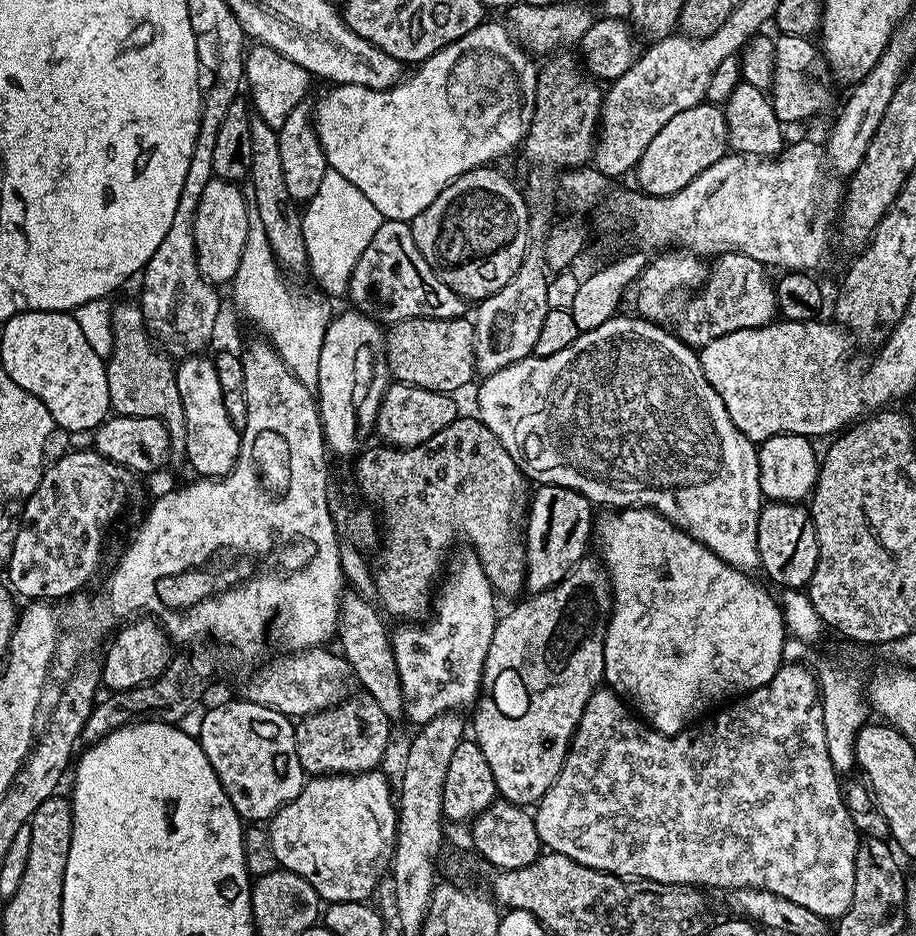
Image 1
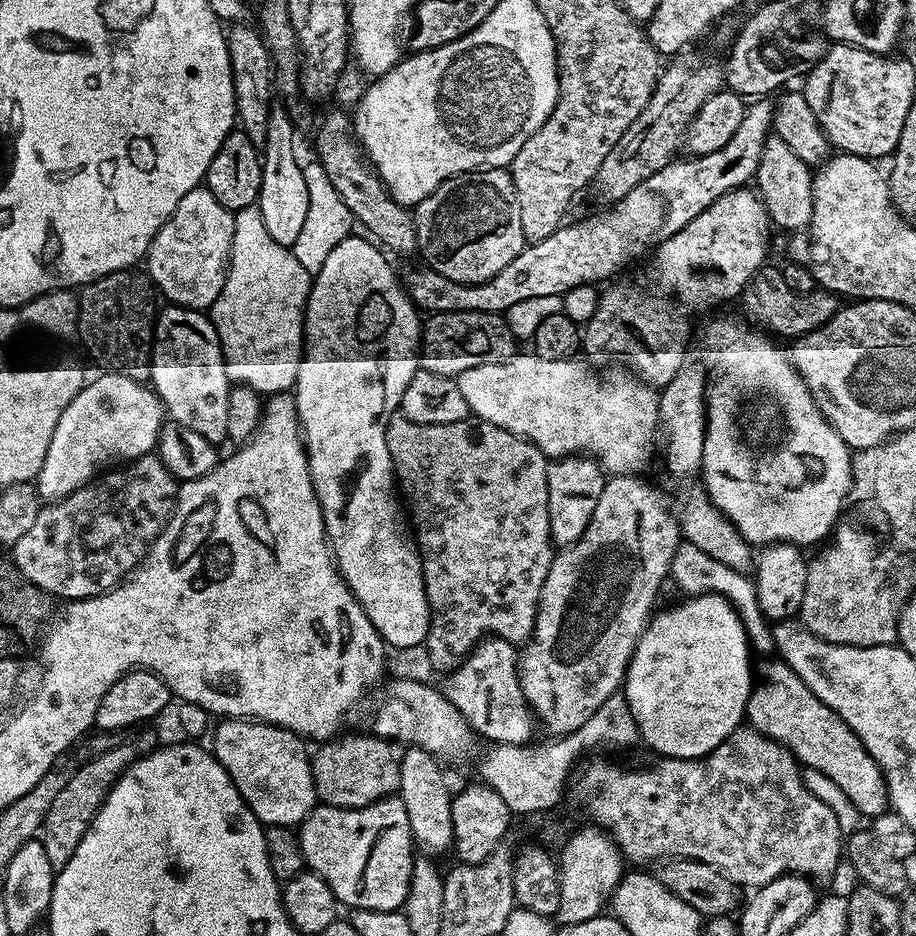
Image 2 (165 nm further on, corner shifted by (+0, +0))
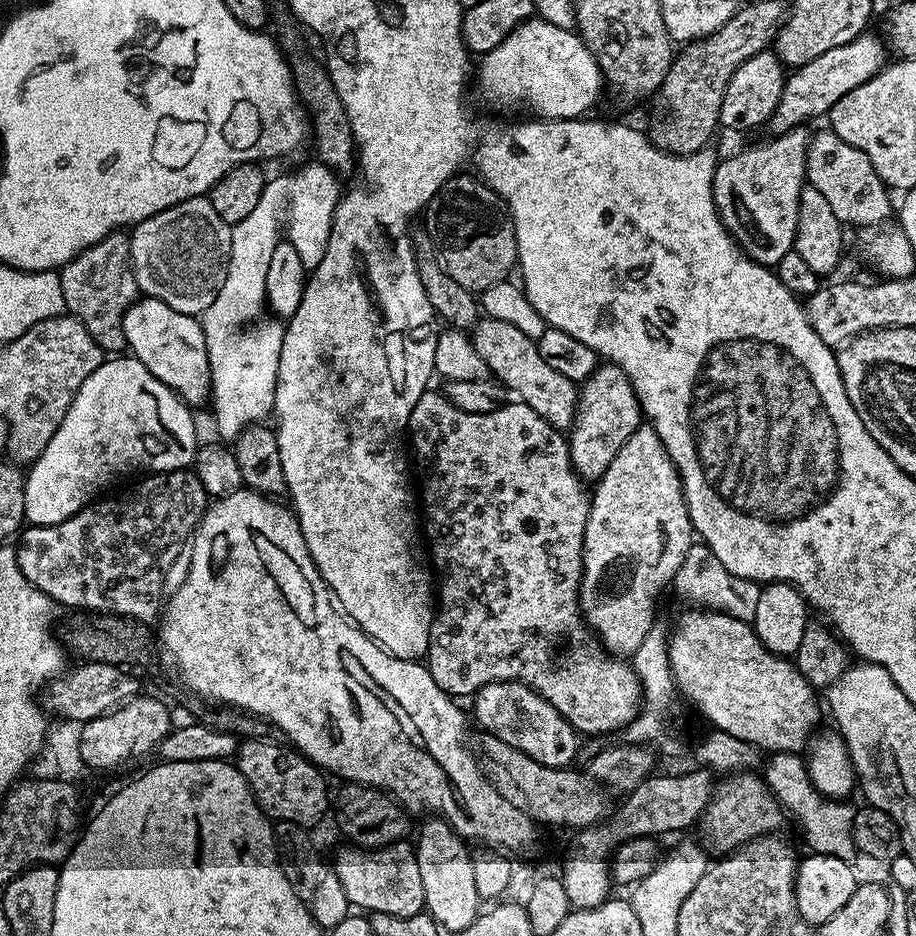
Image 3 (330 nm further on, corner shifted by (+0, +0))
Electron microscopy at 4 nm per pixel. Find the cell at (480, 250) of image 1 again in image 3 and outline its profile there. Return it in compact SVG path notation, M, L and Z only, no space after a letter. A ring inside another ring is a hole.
M457 174L441 186L422 213L422 228L434 242L450 278L479 294L499 280L509 279L508 271L517 267L516 231L500 195L475 175L464 175Z

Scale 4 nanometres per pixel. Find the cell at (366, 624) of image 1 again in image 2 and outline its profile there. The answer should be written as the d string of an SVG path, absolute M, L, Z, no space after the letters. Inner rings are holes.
M421 748L403 749L400 756L399 797L406 806L406 818L410 818L410 830L415 847L421 853L436 854L453 847L454 826L452 825L452 798L448 792L448 780L444 777L441 761Z

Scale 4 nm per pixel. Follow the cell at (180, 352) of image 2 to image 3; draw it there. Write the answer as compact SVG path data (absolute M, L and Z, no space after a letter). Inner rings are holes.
M140 298L126 310L124 333L131 355L140 360L158 382L165 384L189 406L209 403L211 364L207 358L206 335L197 317L182 314L161 300Z

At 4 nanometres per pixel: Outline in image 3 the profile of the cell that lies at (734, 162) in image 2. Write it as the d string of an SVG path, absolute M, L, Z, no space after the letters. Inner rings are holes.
M865 34L846 42L846 46L834 46L834 50L826 50L826 54L818 54L810 63L803 64L801 68L795 69L785 79L784 93L774 110L774 114L768 120L767 131L772 134L788 132L791 128L799 128L807 125L807 120L815 116L831 113L838 98L846 98L850 90L862 86L870 78L874 78L885 67L884 52L886 44L873 34Z

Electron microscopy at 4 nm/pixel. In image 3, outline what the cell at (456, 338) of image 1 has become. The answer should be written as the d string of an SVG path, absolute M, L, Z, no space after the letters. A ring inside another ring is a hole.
M491 318L477 319L471 329L470 339L474 350L482 354L489 373L503 384L511 395L513 392L516 395L513 397L519 403L530 406L534 414L538 414L543 420L548 420L553 428L571 429L572 420L576 416L577 381L565 378L563 374L558 374L558 370L553 370L542 359L542 354L538 354L536 341L522 334L518 326L510 326L510 322Z

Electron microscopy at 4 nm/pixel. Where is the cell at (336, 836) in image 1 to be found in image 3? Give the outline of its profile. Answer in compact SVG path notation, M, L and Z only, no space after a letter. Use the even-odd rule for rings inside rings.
M411 843L388 844L372 851L347 847L337 854L334 871L353 909L395 916L419 916L425 911L422 878L418 875L418 862Z

